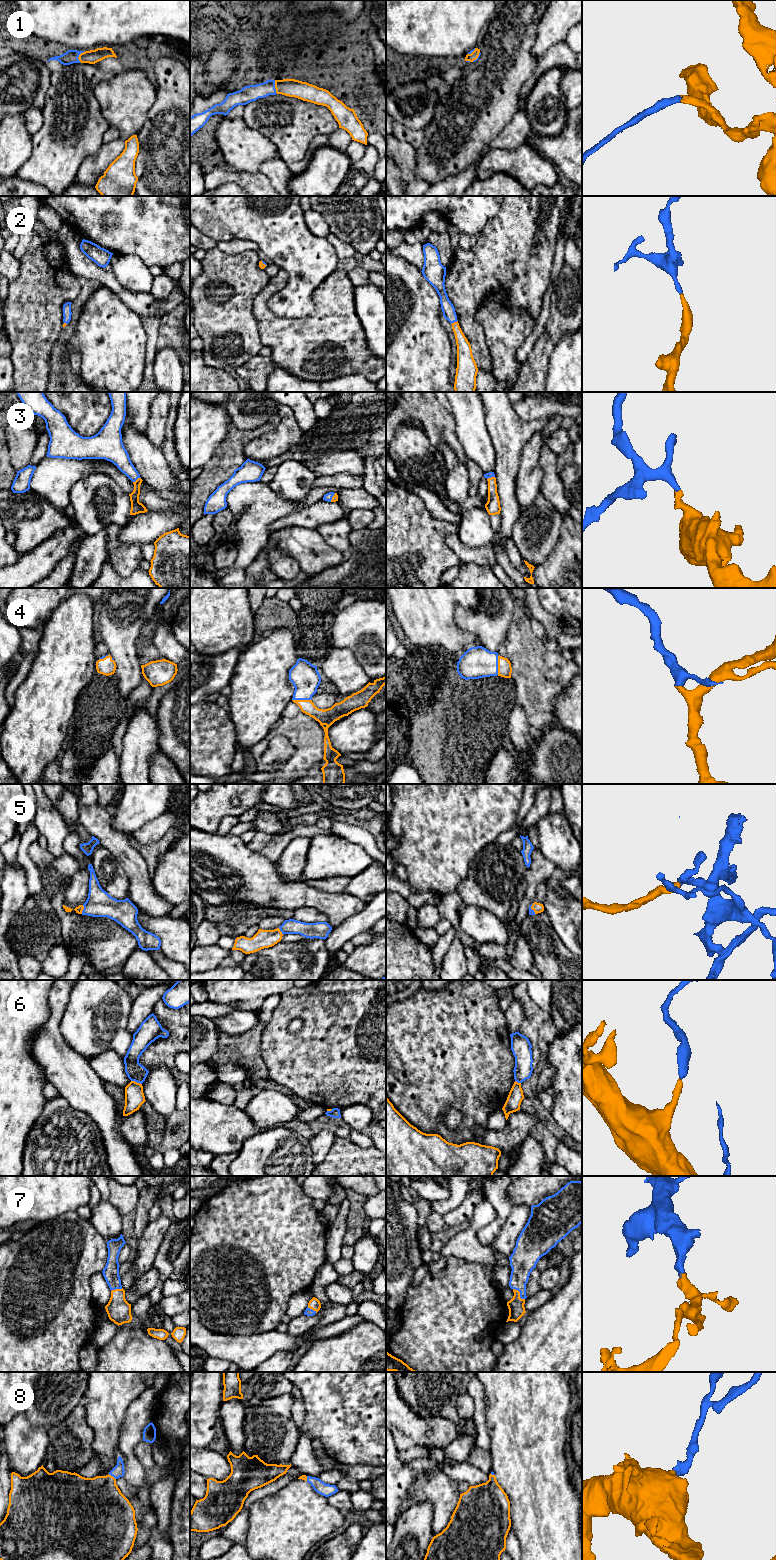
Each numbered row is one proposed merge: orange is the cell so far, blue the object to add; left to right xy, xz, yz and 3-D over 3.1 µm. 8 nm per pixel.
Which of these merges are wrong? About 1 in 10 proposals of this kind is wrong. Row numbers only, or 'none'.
6

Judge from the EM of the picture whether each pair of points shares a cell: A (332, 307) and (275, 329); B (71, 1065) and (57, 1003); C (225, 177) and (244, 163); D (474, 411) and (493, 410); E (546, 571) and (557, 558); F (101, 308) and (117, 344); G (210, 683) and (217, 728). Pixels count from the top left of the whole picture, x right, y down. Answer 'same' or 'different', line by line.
A: same
B: same
C: different
D: different
E: same
F: same
G: different

